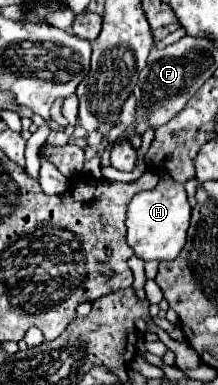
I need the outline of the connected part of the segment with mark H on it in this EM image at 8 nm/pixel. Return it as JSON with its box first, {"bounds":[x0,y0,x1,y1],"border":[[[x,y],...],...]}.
{"bounds":[126,173,192,261],"border":[[[165,173],[160,174],[160,180],[162,181],[159,181],[154,189],[136,193],[126,209],[126,241],[134,249],[134,253],[144,261],[176,259],[186,243],[186,231],[190,225],[192,209],[186,199],[184,185],[172,183],[172,177]]]}

